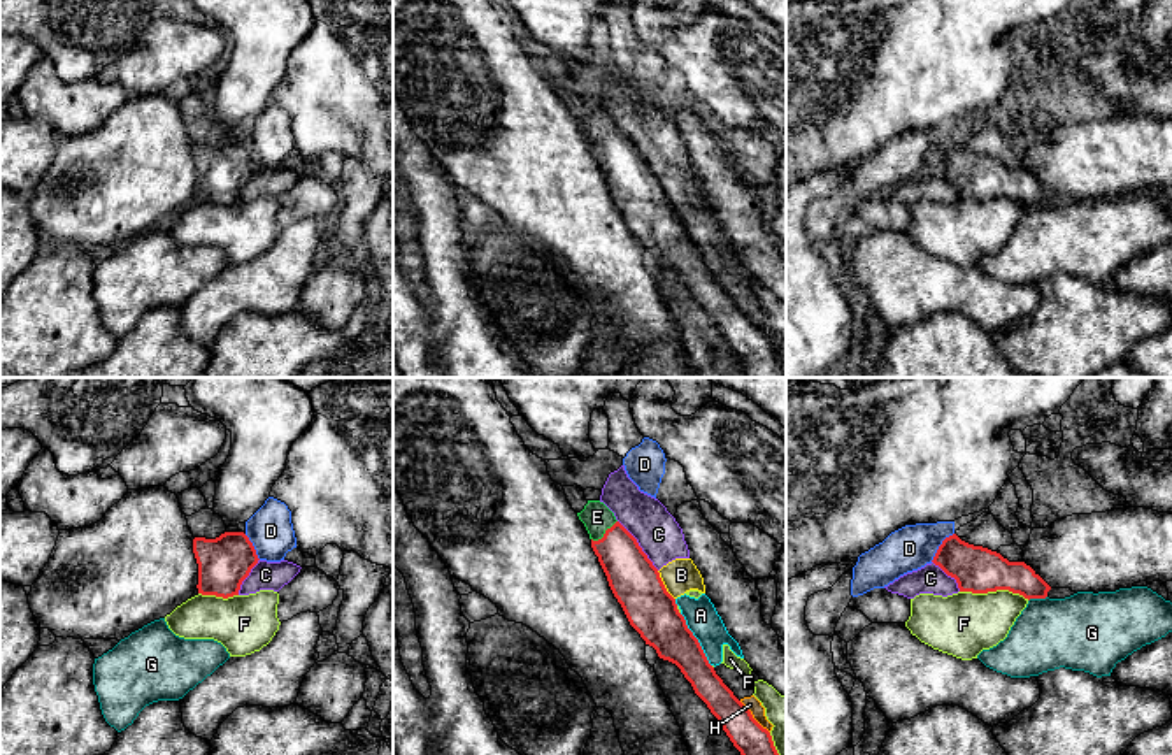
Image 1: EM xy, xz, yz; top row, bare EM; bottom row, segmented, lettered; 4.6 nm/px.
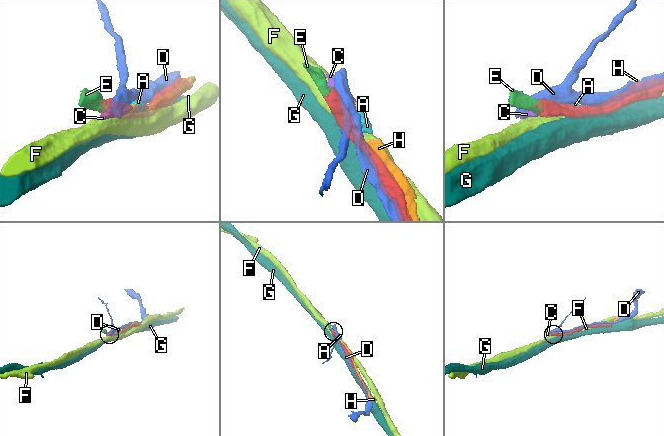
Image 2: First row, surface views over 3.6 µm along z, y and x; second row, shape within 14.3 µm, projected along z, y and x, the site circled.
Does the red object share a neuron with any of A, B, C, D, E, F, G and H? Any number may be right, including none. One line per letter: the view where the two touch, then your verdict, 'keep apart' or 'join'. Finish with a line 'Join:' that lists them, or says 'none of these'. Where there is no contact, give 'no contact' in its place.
A: xz | keep apart
B: xz | keep apart
C: xz | keep apart
D: yz | keep apart
E: xz | join
F: yz | keep apart
G: yz | keep apart
H: xz | keep apart
Join: E

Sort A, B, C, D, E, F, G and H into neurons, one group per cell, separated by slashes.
A B C H / D / E / F / G

